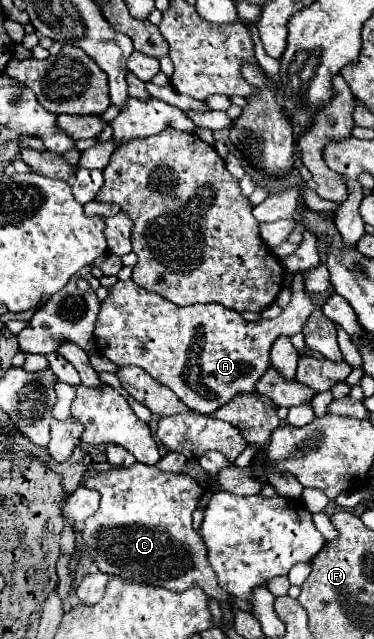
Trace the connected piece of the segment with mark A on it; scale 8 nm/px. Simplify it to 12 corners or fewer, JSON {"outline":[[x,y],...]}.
{"outline":[[118,280],[98,354],[140,366],[200,414],[270,366],[334,294],[294,292],[274,320],[176,306]]}

